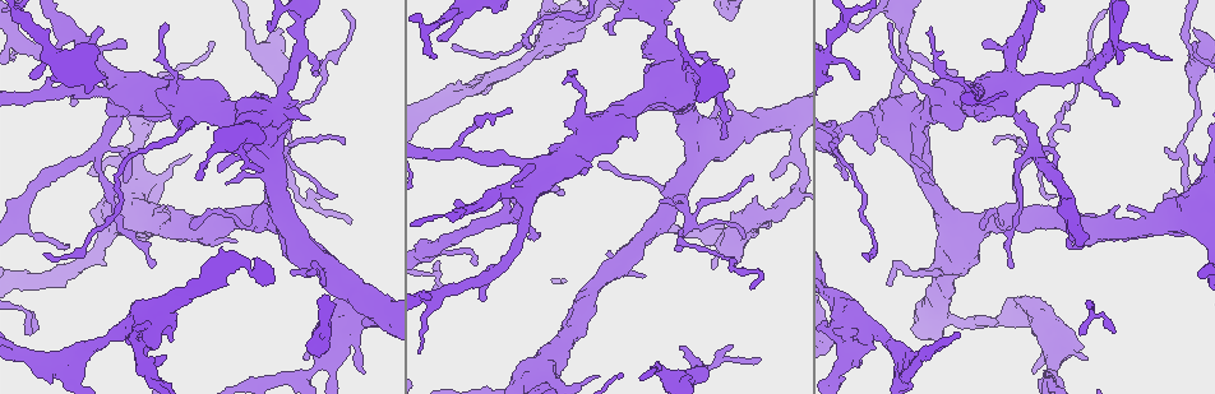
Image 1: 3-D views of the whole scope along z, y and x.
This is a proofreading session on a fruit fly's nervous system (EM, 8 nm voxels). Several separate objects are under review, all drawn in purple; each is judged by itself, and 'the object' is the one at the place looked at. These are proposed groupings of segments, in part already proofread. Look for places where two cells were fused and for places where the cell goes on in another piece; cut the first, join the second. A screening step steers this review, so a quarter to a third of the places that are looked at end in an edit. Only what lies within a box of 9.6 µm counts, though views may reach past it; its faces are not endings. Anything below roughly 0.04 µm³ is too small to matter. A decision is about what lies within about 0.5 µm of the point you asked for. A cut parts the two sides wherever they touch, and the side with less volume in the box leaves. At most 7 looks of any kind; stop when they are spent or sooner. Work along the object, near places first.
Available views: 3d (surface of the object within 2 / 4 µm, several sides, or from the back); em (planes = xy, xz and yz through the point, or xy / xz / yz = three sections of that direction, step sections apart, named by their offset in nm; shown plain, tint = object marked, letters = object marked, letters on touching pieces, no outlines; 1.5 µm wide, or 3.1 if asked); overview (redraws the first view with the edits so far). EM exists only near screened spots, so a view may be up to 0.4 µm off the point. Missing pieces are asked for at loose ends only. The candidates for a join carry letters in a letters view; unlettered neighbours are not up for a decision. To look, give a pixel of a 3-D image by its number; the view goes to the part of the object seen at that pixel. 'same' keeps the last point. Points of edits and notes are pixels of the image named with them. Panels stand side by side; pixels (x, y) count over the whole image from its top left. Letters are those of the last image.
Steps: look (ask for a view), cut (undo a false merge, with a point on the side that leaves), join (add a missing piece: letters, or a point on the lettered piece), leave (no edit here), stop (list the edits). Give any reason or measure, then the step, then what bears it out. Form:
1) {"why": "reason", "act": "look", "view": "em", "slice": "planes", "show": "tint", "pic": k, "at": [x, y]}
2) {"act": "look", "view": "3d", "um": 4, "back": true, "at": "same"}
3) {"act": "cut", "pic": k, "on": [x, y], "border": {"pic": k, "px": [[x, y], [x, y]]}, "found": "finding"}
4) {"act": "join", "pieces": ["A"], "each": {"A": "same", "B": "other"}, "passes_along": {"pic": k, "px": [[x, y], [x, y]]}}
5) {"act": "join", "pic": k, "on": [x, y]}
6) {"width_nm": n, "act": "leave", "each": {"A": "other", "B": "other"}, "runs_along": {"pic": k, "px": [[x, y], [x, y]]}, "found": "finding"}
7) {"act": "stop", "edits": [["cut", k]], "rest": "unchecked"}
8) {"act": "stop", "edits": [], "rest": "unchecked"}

{"why": "an open end", "act": "look", "view": "em", "slice": "planes", "show": "tint", "pic": 1, "at": [731, 346]}

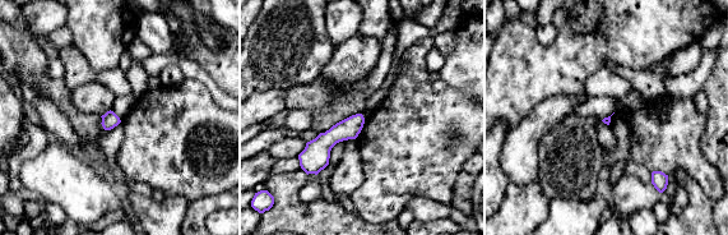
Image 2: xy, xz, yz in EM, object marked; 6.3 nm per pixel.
{"why": "see the neighbours", "act": "look", "view": "em", "slice": "planes", "show": "letters", "at": "same"}

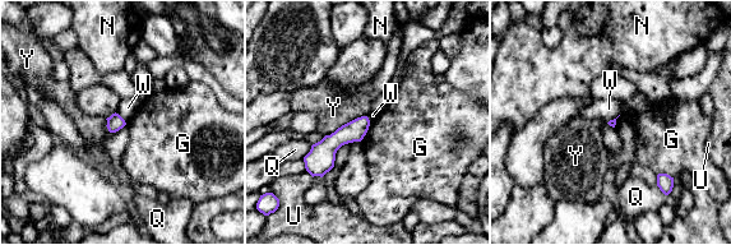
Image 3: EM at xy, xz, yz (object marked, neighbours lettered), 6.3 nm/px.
{"longest_contact_nm": ["Y", 300], "act": "leave", "each": {"G": "other", "N": "other", "Q": "other", "U": "other", "W": "other", "Y": "other"}, "border": {"pic": 3, "px": [[370, 124], [366, 134], [360, 141]]}, "found": "none of them fits"}

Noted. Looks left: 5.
{"why": "sudden change in width", "act": "look", "view": "em", "slice": "planes", "show": "plain", "pic": 1, "at": [677, 197]}

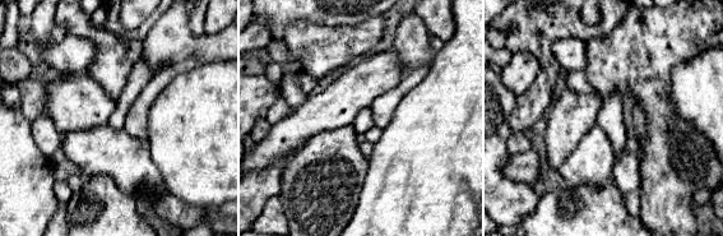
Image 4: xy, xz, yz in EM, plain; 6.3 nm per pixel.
{"act": "look", "view": "em", "slice": "planes", "show": "tint", "at": "same"}

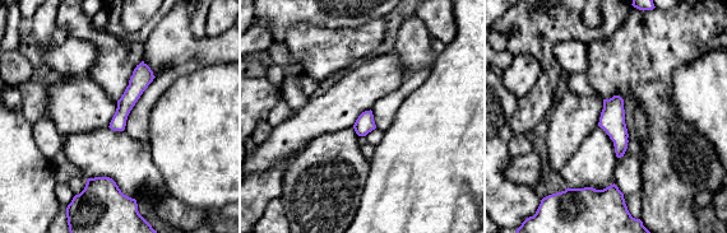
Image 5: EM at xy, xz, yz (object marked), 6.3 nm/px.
{"why": "what lies round it", "act": "look", "view": "em", "slice": "planes", "show": "letters", "at": "same"}

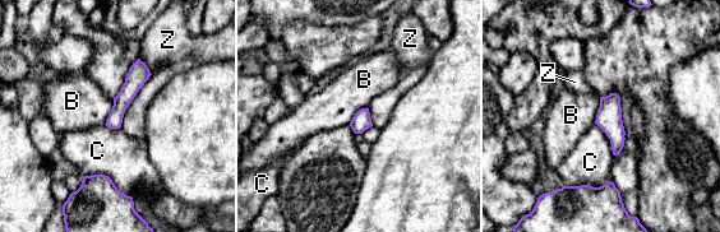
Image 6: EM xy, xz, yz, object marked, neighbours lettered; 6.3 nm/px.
{"act": "leave", "each": {"B": "other", "C": "other", "Z": "other"}, "border": {"pic": 6, "px": [[600, 97], [594, 123]]}, "found": "one cell here"}

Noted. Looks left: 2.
{"act": "look", "view": "em", "slice": "planes", "show": "letters", "pic": 1, "at": [365, 372]}

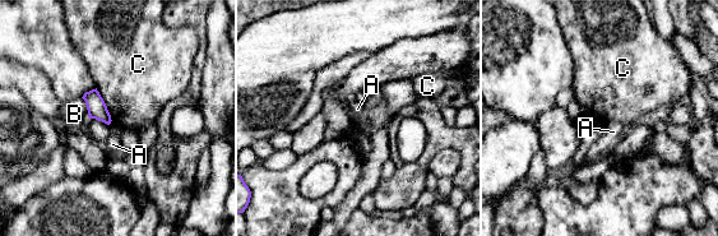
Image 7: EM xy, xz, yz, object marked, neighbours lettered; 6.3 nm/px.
{"longest_contact_nm": ["C", 240], "act": "leave", "each": {"A": "other", "B": "other", "C": "other"}, "border": {"pic": 7, "px": [[96, 87], [112, 120]]}, "found": "none of them fits"}

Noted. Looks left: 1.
{"act": "stop", "edits": [], "rest": "unchecked"}

